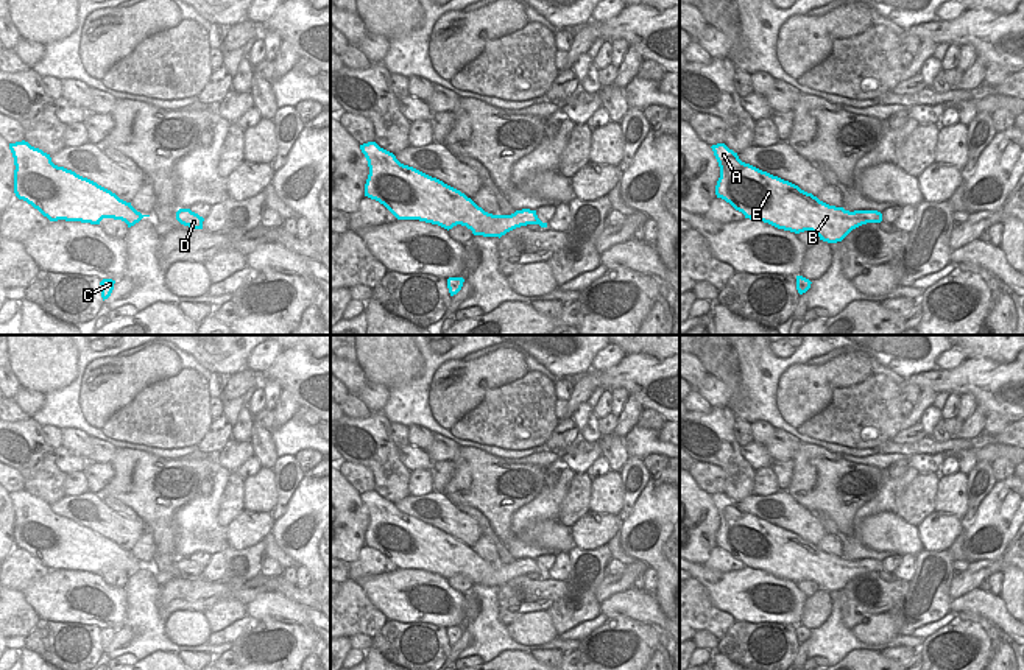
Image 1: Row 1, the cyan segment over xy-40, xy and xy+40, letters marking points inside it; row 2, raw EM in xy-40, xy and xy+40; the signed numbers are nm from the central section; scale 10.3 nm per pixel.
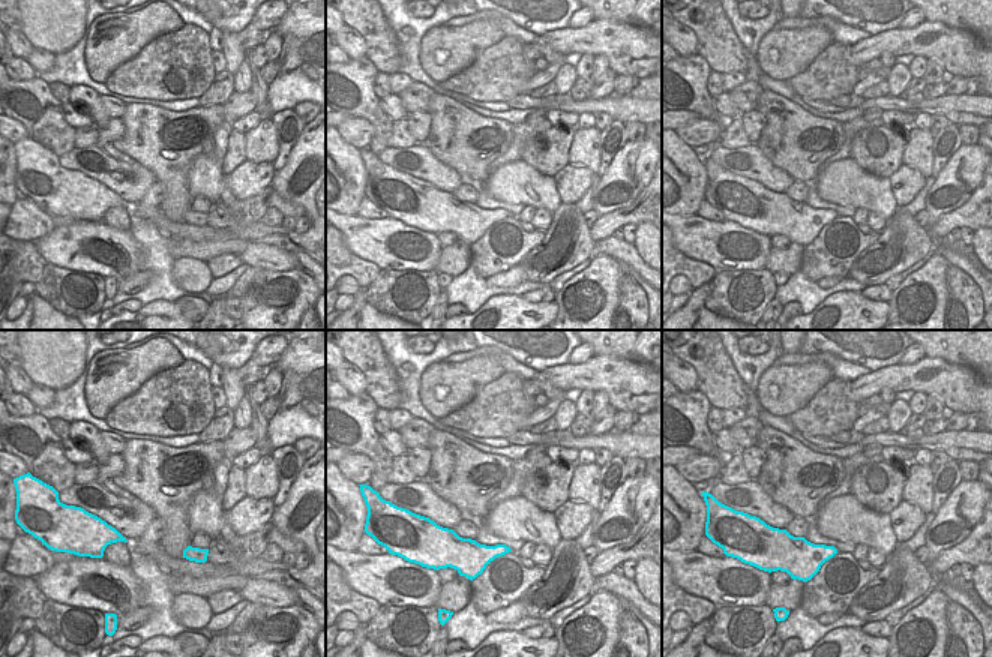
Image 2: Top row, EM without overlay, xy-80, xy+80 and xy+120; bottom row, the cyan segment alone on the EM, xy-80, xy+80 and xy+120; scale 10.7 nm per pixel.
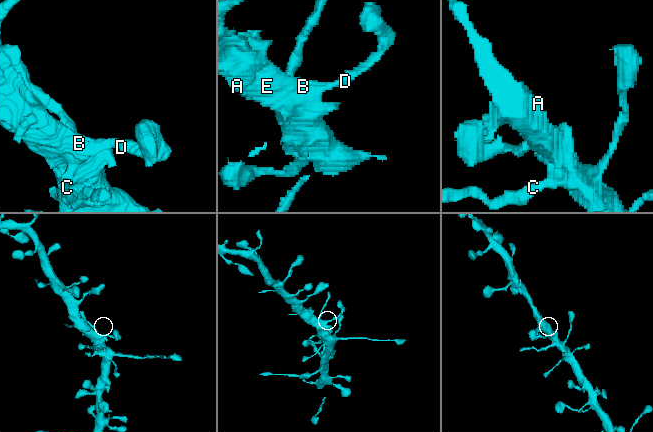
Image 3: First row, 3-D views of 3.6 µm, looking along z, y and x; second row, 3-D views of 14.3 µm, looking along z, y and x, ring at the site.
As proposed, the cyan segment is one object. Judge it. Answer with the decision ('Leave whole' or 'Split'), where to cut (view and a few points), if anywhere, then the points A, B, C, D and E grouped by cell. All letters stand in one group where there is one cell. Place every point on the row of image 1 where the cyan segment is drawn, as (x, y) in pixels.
Leave whole. No split. Groups: A B C D E

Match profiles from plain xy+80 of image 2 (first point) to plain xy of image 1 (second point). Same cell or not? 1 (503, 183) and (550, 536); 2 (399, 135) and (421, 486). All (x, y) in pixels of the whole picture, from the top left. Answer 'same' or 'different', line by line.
1: same
2: same

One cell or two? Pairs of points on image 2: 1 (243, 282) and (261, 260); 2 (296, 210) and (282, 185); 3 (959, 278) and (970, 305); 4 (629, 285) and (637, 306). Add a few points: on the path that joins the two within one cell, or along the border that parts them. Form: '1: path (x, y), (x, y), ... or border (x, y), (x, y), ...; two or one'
1: border (248, 264), (261, 269); two
2: border (273, 189), (284, 198), (297, 203), (305, 215); two
3: path (959, 284), (964, 299); one
4: path (629, 290), (632, 302); one

